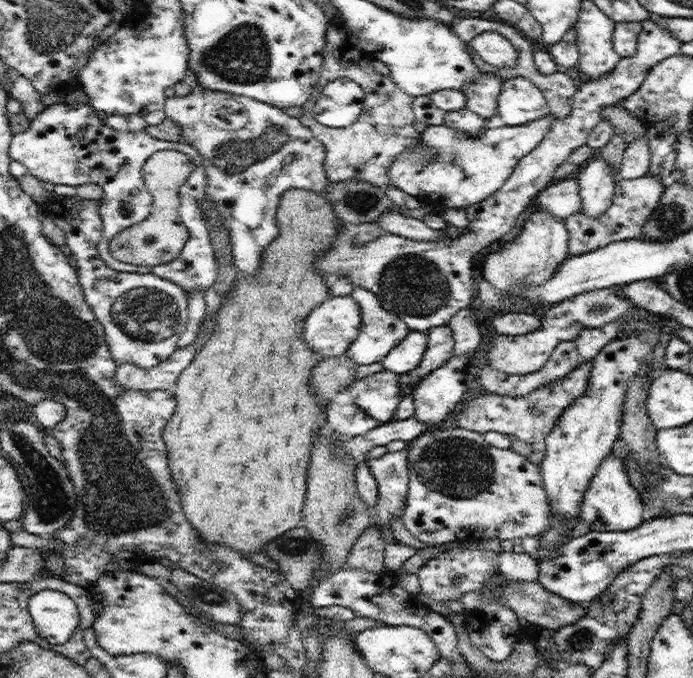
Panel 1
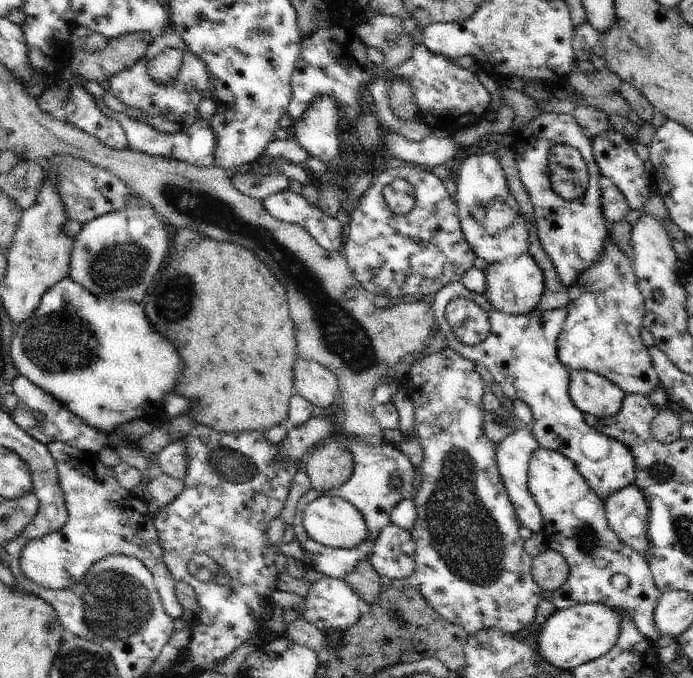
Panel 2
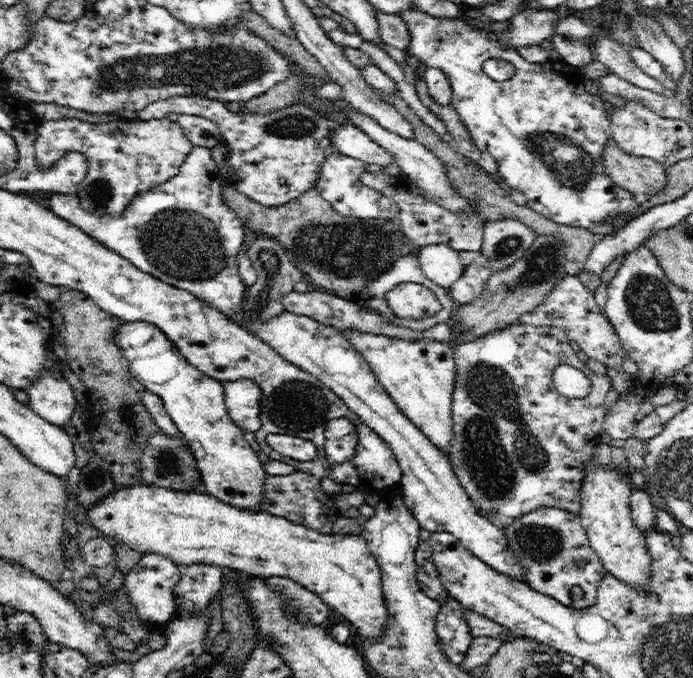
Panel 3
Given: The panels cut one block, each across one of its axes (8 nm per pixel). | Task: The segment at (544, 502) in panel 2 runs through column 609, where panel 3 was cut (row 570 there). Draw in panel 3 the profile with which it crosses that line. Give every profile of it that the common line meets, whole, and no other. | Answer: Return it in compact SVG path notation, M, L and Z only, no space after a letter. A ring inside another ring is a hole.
M544 505L527 512L503 529L508 548L525 570L524 582L532 590L550 595L570 609L590 609L596 604L600 581L608 572L589 543L580 514ZM578 560L584 560L584 564L579 566ZM574 585L583 590L582 599L579 601L571 600L570 589Z

